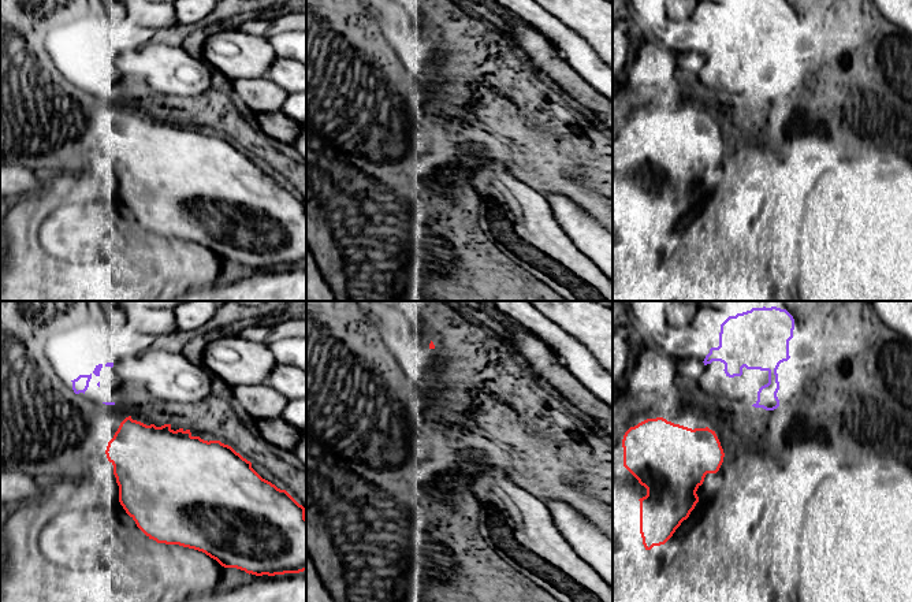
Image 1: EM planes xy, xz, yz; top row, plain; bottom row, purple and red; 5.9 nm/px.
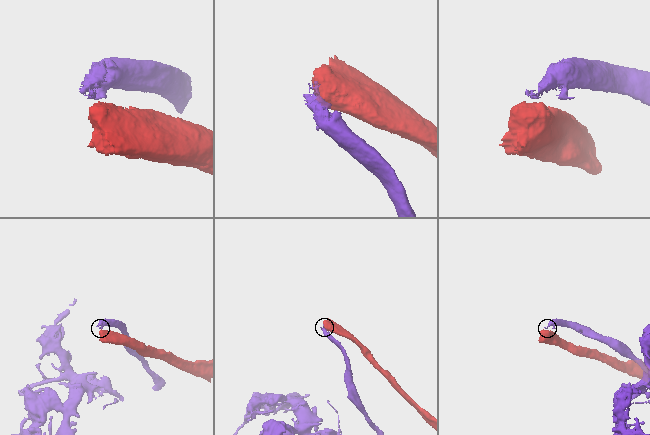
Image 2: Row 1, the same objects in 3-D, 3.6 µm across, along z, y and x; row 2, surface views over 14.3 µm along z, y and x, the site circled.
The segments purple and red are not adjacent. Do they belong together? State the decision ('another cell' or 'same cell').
another cell

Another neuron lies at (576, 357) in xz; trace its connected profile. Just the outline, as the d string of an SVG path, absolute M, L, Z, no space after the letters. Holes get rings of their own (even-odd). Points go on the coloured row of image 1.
M529 301L489 302L498 312L522 324L547 343L581 384L613 408L613 375L602 367L581 342L543 315Z

